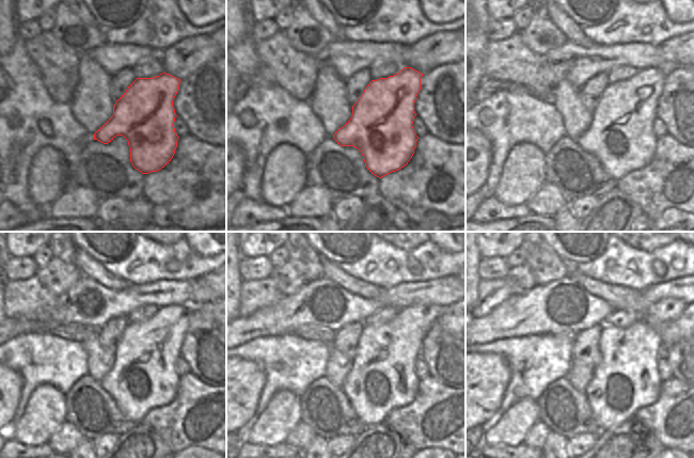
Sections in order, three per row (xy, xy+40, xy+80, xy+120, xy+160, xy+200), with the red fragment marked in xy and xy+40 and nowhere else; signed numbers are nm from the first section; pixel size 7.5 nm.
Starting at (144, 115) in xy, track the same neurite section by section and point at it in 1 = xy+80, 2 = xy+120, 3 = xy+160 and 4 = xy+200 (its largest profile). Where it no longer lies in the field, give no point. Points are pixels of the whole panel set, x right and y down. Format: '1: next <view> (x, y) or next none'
1: next xy+80 (620, 136)
2: next xy+120 (143, 377)
3: next xy+160 (382, 377)
4: next xy+200 (626, 380)

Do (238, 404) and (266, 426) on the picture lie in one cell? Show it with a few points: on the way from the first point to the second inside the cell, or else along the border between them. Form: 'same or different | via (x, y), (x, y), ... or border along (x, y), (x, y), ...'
different | border along (249, 427), (246, 430)

